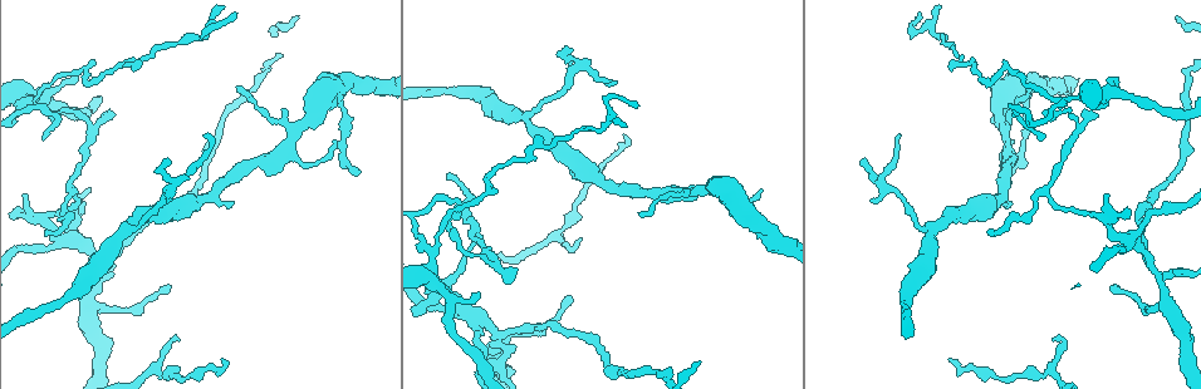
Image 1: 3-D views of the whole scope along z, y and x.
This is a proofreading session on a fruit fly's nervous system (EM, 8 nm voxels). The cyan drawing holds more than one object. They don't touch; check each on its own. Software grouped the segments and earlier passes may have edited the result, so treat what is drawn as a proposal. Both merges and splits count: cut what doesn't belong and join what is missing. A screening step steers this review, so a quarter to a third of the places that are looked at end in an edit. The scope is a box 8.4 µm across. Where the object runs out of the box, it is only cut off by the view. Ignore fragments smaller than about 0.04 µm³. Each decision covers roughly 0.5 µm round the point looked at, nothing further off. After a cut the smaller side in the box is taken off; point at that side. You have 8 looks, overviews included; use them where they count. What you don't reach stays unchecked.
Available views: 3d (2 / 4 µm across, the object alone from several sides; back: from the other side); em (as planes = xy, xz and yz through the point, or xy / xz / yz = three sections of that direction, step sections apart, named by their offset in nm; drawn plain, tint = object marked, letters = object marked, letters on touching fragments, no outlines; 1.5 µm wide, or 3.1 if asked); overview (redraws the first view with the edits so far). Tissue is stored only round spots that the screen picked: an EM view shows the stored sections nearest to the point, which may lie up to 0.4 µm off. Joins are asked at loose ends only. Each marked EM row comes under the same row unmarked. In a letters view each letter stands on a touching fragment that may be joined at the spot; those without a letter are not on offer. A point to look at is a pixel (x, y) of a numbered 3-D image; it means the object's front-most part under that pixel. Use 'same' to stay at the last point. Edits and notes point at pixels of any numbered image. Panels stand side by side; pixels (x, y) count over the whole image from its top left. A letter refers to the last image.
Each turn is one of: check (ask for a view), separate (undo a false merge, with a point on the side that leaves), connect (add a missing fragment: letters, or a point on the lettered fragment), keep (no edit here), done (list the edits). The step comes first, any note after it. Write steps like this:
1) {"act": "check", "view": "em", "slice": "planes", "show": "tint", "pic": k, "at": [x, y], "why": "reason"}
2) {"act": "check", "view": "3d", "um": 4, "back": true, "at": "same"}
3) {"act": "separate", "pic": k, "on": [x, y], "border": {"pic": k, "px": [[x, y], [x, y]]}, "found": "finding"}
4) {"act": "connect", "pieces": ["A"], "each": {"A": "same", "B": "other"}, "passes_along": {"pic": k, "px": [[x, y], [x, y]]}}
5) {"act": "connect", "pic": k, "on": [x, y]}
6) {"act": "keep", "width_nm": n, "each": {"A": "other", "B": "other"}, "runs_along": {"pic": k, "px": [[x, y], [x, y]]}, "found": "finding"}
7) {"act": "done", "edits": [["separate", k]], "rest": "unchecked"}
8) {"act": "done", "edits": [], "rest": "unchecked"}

{"act": "check", "view": "3d", "um": 2, "pic": 1, "at": [1075, 99], "why": "three-way junction"}

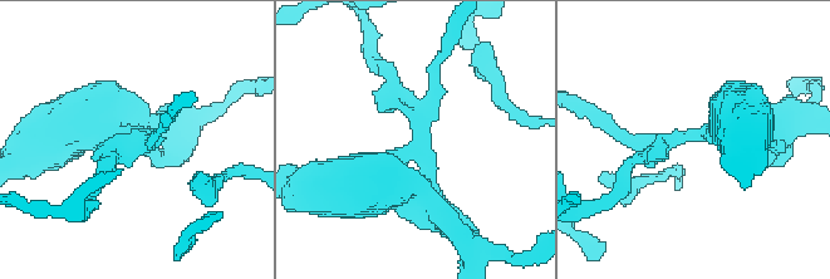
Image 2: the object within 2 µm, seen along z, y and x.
{"act": "check", "view": "em", "slice": "xy", "step": 4, "show": "tint", "pic": 2, "at": [132, 131], "arms": 3, "why": "now the EM"}

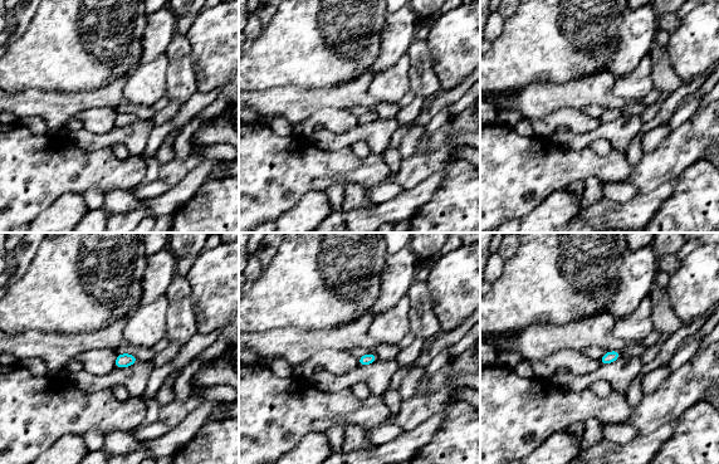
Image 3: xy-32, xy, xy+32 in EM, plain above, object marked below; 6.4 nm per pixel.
{"act": "check", "view": "em", "slice": "xz", "step": 4, "show": "letters", "at": "same", "why": "cut it another way"}

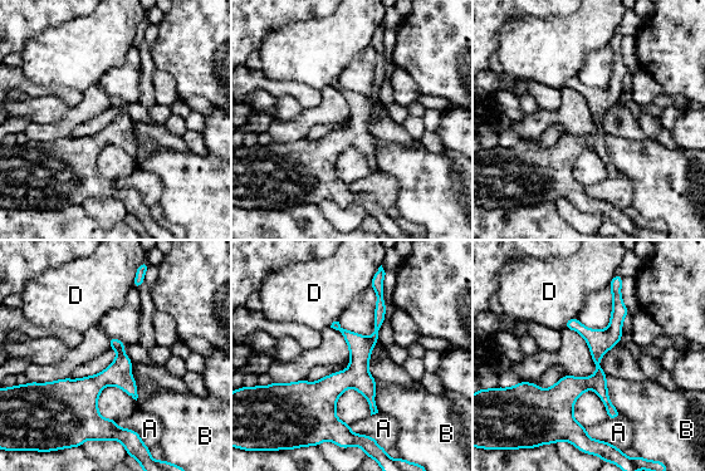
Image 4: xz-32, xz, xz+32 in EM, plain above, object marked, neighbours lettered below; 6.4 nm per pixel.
{"act": "keep", "width_nm": 160, "each": {"A": "other", "B": "other", "D": "other"}, "found": "one neuron here"}

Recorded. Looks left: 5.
{"act": "check", "view": "3d", "um": 4, "back": true, "pic": 1, "at": [900, 134], "why": "tapers out"}

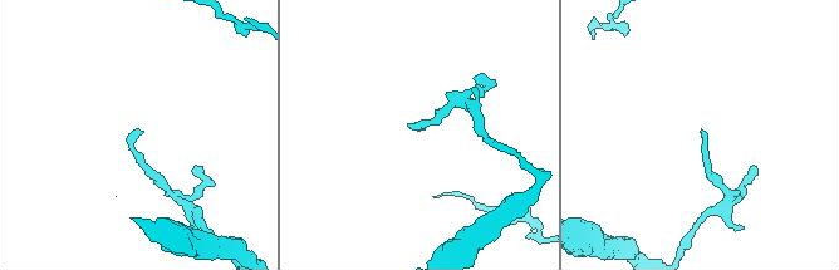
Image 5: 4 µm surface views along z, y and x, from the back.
{"act": "check", "view": "em", "slice": "planes", "show": "letters", "pic": 5, "at": [141, 133]}

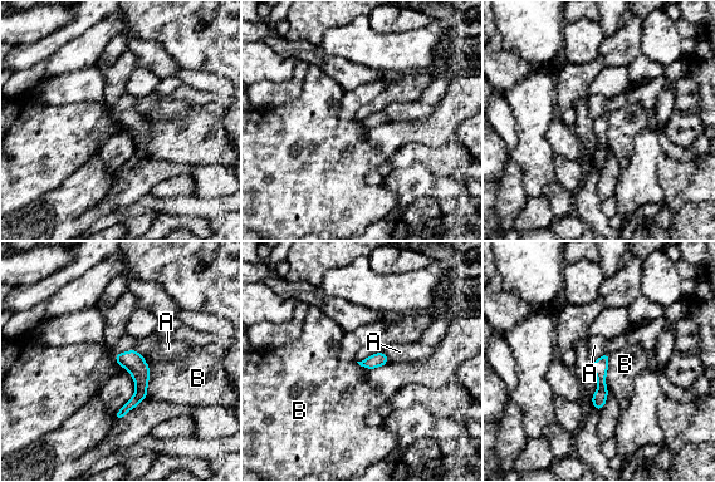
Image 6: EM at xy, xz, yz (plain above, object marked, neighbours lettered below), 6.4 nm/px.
{"act": "keep", "longest_contact_nm": ["B", 260], "each": {"A": "other", "B": "other"}, "border": {"pic": 6, "px": [[142, 358], [148, 365], [148, 397]]}, "found": "no lettered fragment goes on from it"}

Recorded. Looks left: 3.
{"act": "check", "view": "em", "slice": "planes", "show": "tint", "pic": 1, "at": [641, 217], "why": "free end"}

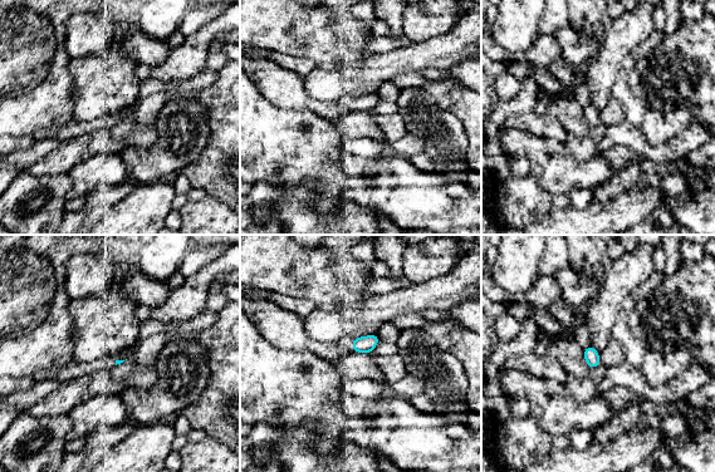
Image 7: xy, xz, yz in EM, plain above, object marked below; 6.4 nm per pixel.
{"act": "check", "view": "em", "slice": "planes", "show": "letters", "at": "same", "why": "what lies round it"}

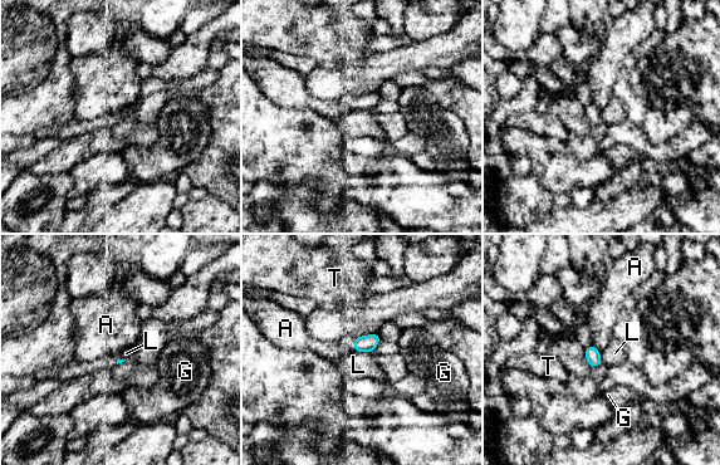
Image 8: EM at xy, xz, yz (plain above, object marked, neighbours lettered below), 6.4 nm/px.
{"act": "keep", "longest_contact_nm": ["L", 110], "each": {"A": "other", "G": "other", "L": "other", "T": "other"}, "border": {"pic": 8, "px": [[356, 351], [372, 352]]}, "found": "none of them fits"}

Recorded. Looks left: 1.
{"act": "done", "edits": [], "rest": "unchecked"}

